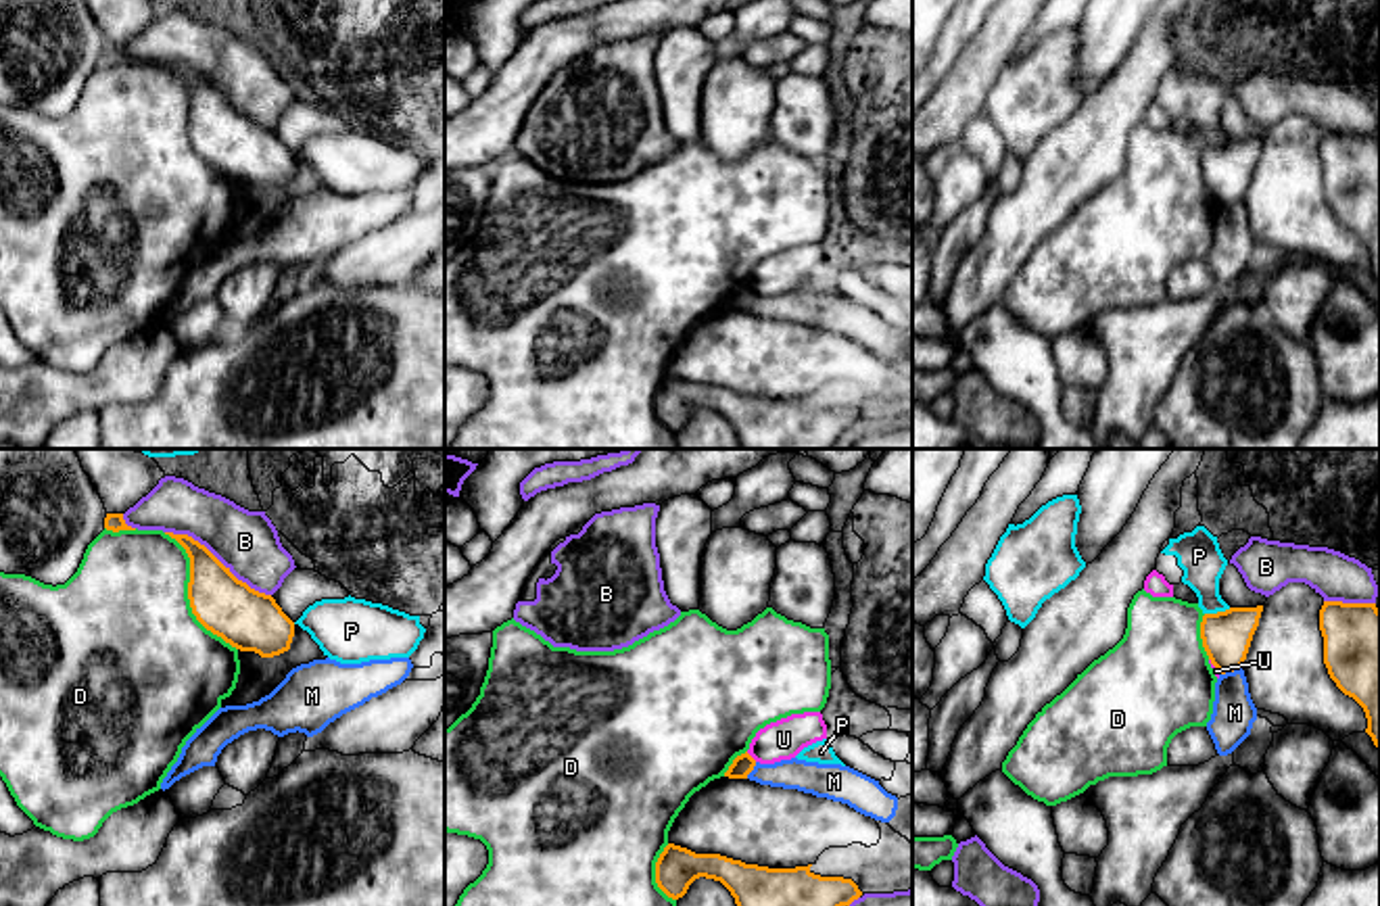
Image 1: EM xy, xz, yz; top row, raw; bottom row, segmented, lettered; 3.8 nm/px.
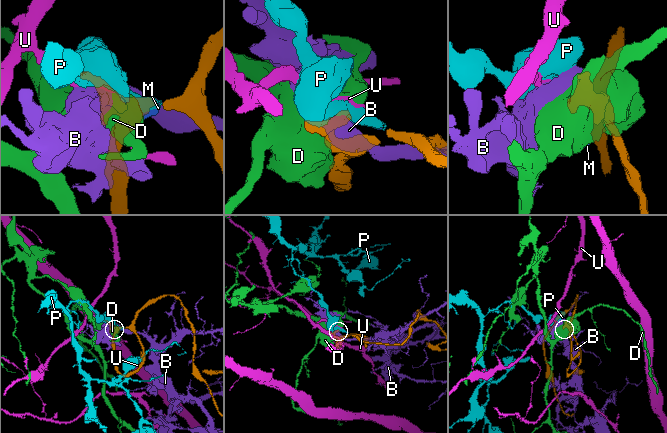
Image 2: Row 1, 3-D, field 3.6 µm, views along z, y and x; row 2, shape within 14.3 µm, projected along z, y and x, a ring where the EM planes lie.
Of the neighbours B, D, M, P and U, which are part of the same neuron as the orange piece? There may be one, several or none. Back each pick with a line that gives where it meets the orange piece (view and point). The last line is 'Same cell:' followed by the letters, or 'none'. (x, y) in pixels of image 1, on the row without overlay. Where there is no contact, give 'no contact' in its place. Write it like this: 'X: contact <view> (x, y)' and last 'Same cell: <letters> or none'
M: contact yz (1230, 203)
Same cell: M

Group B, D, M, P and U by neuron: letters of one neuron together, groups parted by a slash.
B / D / M / P / U

